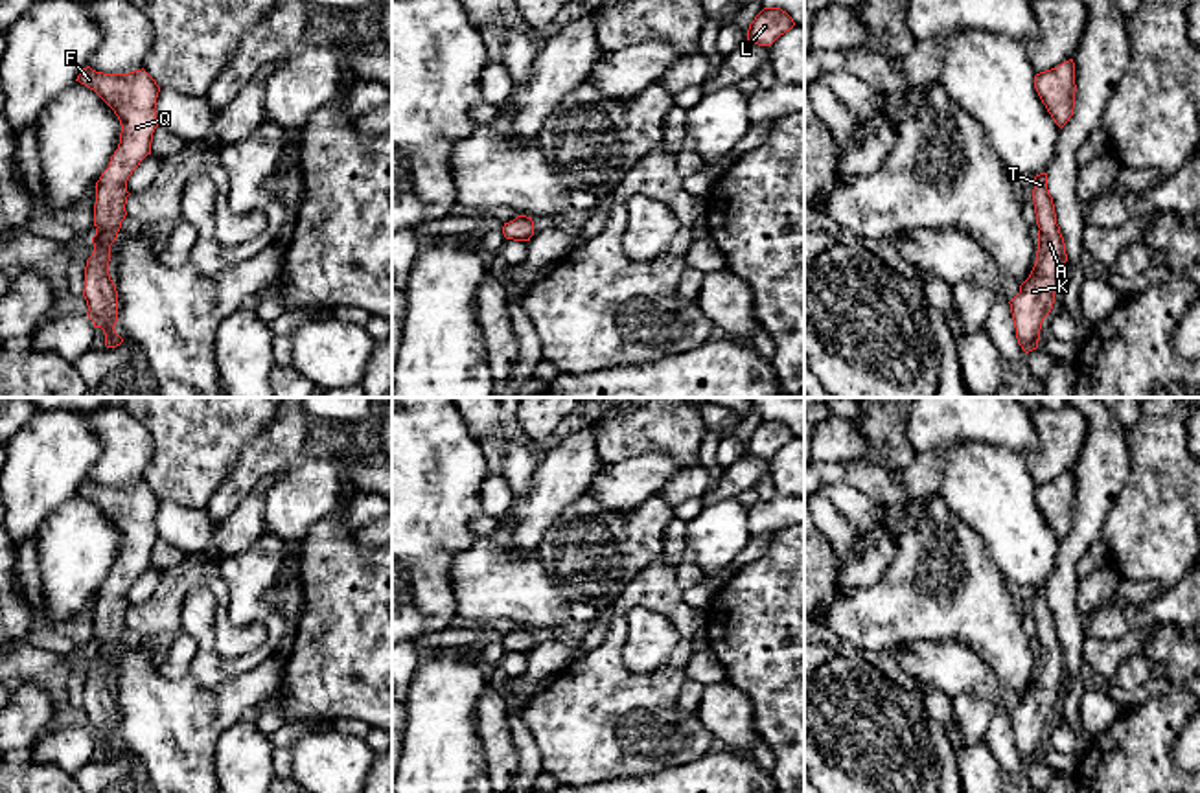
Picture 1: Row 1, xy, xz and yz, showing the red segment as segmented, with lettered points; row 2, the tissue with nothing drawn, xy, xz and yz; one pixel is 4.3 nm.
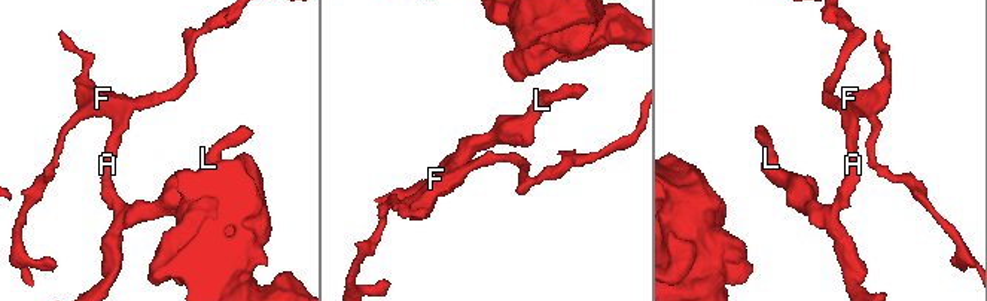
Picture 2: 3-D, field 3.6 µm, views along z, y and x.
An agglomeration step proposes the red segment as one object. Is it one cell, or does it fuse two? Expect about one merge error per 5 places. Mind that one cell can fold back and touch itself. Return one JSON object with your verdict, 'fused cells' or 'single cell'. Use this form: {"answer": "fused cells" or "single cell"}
{"answer": "single cell"}

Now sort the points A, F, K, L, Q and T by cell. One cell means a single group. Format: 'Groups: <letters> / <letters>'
Groups: A F K L Q T

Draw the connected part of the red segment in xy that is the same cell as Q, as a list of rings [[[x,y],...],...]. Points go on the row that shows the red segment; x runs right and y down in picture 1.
[[[87,66],[75,81],[94,90],[114,110],[121,125],[118,149],[96,182],[94,252],[87,259],[83,289],[88,318],[94,328],[103,329],[105,346],[116,348],[123,339],[114,329],[118,291],[109,274],[110,245],[127,215],[125,204],[131,195],[127,180],[151,155],[153,132],[158,127],[155,109],[160,86],[144,68],[129,74],[103,74]]]

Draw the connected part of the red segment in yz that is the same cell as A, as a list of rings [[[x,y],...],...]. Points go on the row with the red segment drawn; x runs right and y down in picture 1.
[[[1047,173],[1034,177],[1033,204],[1038,224],[1036,261],[1020,293],[1009,302],[1018,344],[1025,353],[1038,348],[1044,318],[1055,304],[1055,291],[1066,278],[1066,243],[1056,224],[1053,197],[1047,190]]]

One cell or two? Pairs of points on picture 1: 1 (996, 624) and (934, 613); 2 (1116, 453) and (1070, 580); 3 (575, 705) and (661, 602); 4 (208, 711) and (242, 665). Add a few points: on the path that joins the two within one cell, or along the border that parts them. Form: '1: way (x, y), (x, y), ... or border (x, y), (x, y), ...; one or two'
1: way (981, 613), (948, 613); one
2: way (1097, 484), (1088, 525), (1072, 549); one
3: way (602, 672), (615, 641), (617, 615), (628, 604); one
4: border (271, 654), (214, 687), (201, 687), (190, 676); two

